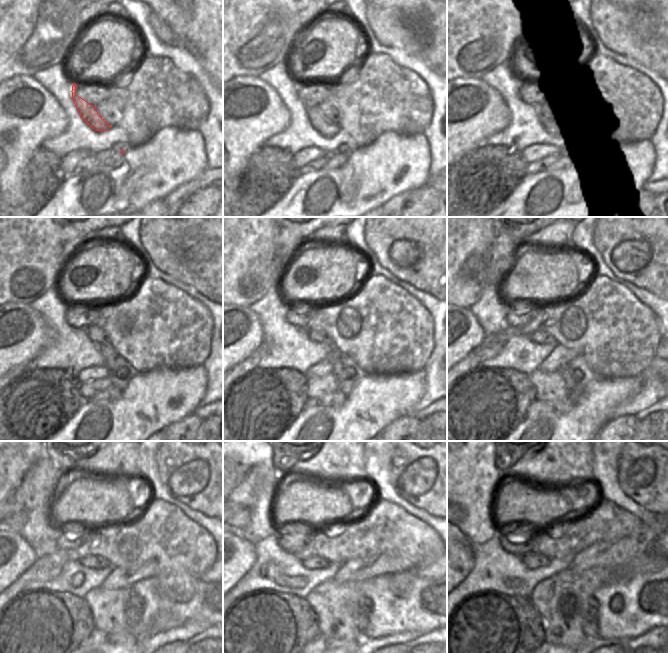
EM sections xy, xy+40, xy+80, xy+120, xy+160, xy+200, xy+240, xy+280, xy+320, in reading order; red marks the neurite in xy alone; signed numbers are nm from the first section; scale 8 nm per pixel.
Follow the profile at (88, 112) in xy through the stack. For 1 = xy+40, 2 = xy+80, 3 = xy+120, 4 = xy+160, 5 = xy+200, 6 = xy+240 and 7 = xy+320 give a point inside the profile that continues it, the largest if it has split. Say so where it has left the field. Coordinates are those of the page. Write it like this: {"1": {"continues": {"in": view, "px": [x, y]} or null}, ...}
{"1": {"continues": {"in": "xy+40", "px": [322, 124]}}, "2": {"continues": {"in": "xy+80", "px": [555, 128]}}, "3": {"continues": {"in": "xy+120", "px": [106, 350]}}, "4": {"continues": {"in": "xy+160", "px": [346, 381]}}, "5": {"continues": {"in": "xy+200", "px": [575, 381]}}, "6": {"continues": {"in": "xy+240", "px": [134, 608]}}, "7": {"continues": {"in": "xy+320", "px": [589, 623]}}}

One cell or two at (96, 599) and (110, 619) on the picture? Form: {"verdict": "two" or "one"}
{"verdict": "one"}

